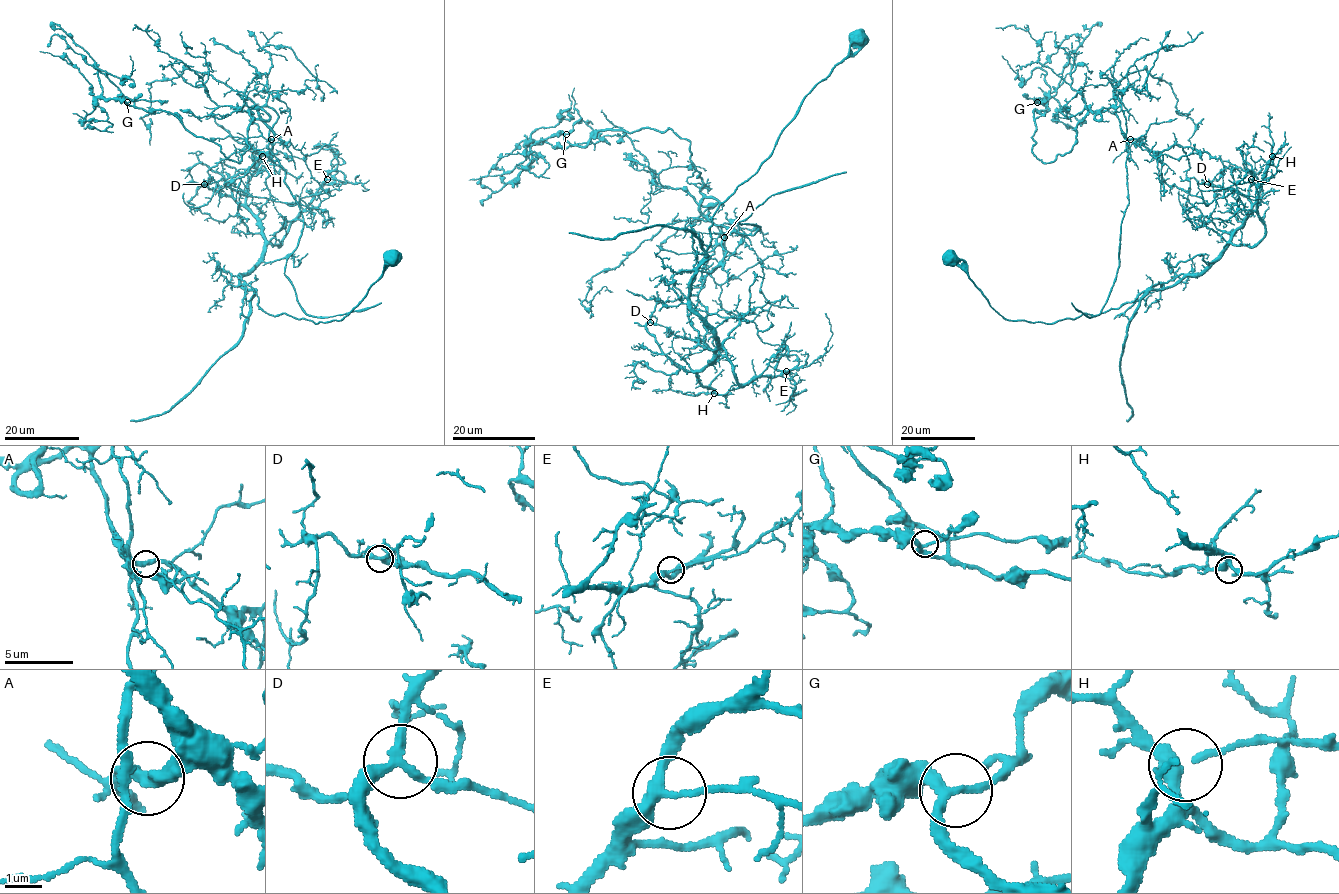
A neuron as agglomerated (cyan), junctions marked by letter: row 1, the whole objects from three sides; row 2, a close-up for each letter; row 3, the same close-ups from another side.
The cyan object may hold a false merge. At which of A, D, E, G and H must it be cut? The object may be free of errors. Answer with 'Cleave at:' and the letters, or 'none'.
Cleave at: D

